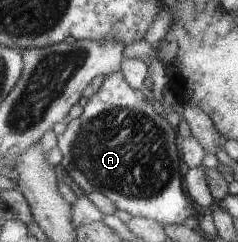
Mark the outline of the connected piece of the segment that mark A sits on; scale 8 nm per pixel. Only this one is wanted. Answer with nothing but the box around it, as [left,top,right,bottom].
[57,71,199,225]

